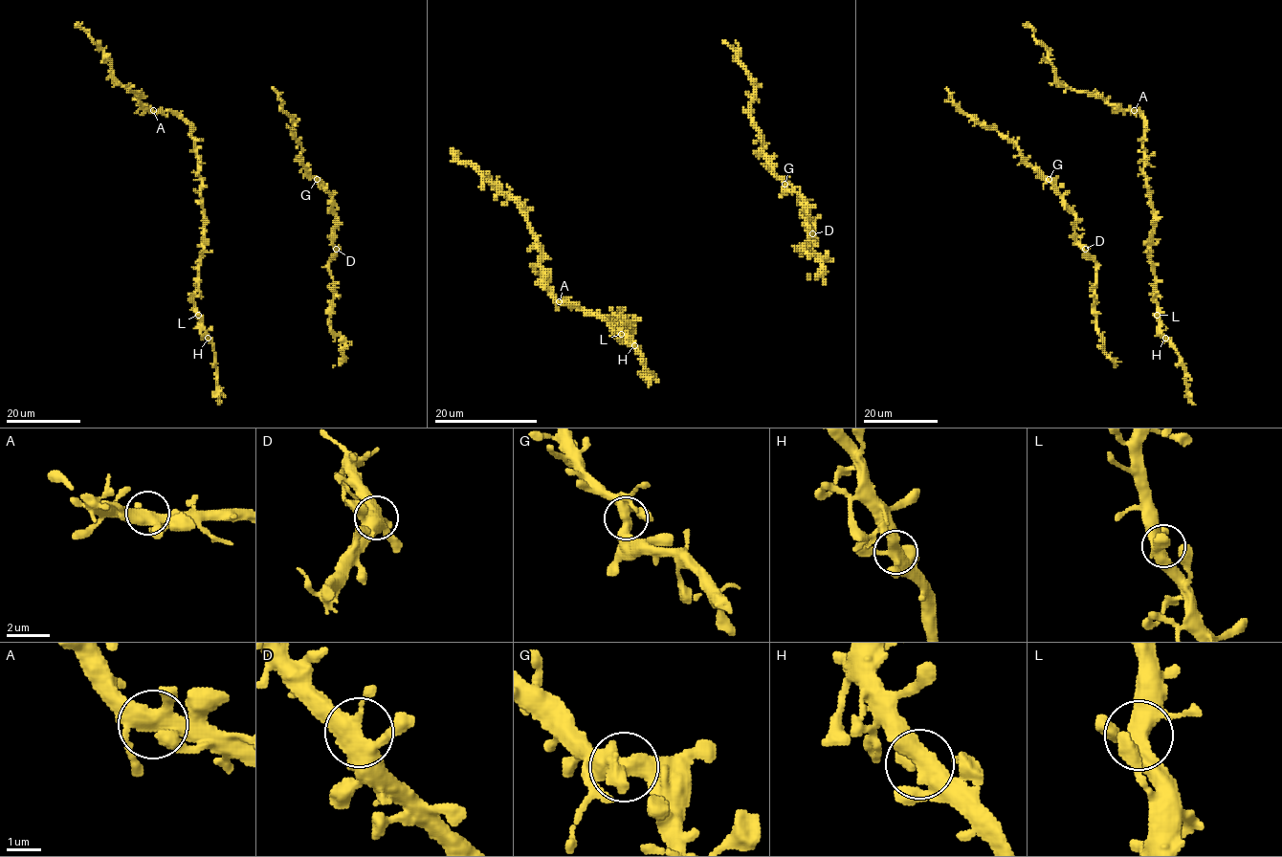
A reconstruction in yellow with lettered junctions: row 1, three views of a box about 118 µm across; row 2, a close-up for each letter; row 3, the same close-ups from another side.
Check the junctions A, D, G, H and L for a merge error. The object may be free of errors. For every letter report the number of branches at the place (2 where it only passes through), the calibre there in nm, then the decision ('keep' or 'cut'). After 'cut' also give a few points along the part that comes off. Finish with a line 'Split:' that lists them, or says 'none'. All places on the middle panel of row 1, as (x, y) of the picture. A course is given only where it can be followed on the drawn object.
A: branches 4; calibre 440 nm; keep
D: branches 4; calibre 440 nm; keep
G: branches 4; calibre 440 nm; keep
H: branches 4; calibre 420 nm; keep
L: branches 4; calibre 440 nm; keep
Split: none

